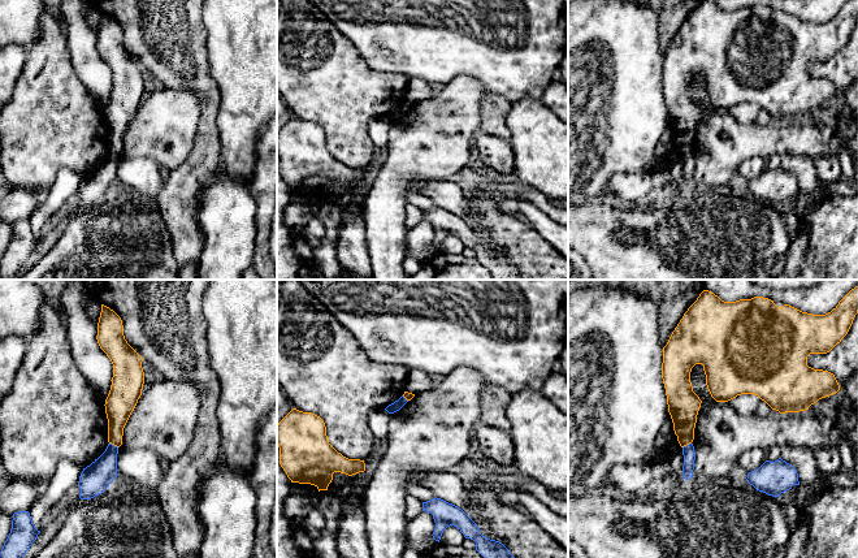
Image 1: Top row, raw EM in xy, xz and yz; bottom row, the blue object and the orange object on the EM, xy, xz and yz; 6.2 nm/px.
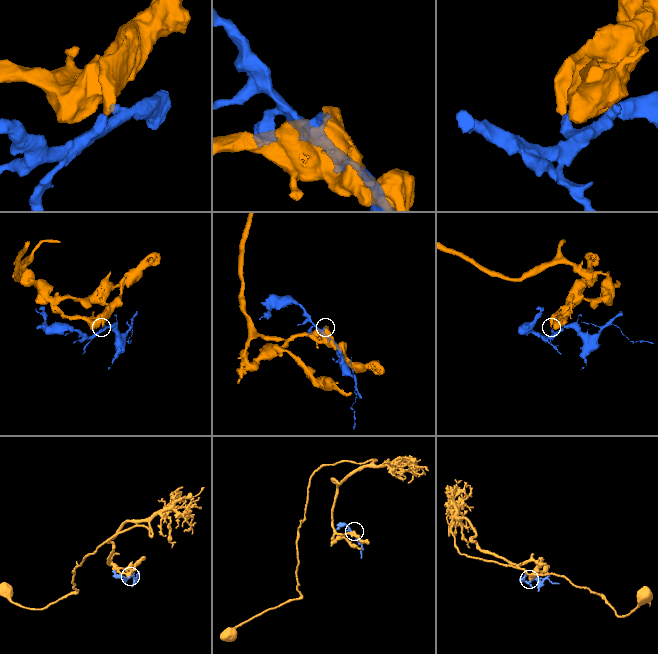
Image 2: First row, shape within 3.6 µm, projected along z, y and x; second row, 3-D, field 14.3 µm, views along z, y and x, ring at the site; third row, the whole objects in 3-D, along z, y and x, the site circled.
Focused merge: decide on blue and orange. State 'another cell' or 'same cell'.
another cell

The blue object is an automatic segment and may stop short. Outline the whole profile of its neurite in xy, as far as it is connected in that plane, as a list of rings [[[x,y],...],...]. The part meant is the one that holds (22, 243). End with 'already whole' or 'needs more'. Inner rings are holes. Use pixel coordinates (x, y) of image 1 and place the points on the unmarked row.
[[[29,220],[14,221],[10,242],[0,260],[0,280],[17,276],[39,242]]]; already whole

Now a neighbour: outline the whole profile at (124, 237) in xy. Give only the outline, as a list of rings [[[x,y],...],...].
[[[116,187],[101,203],[77,213],[56,245],[18,280],[178,280],[178,272],[172,238],[155,198]]]

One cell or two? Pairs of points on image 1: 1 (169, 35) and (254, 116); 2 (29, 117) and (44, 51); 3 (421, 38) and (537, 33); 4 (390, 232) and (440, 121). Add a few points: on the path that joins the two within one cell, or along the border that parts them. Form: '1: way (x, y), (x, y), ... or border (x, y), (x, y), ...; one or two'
1: border (206, 46), (209, 73), (220, 92), (220, 106); two
2: way (46, 100), (46, 68); one
3: way (451, 52), (512, 52); one
4: way (390, 204), (390, 185), (395, 171), (416, 148); one

